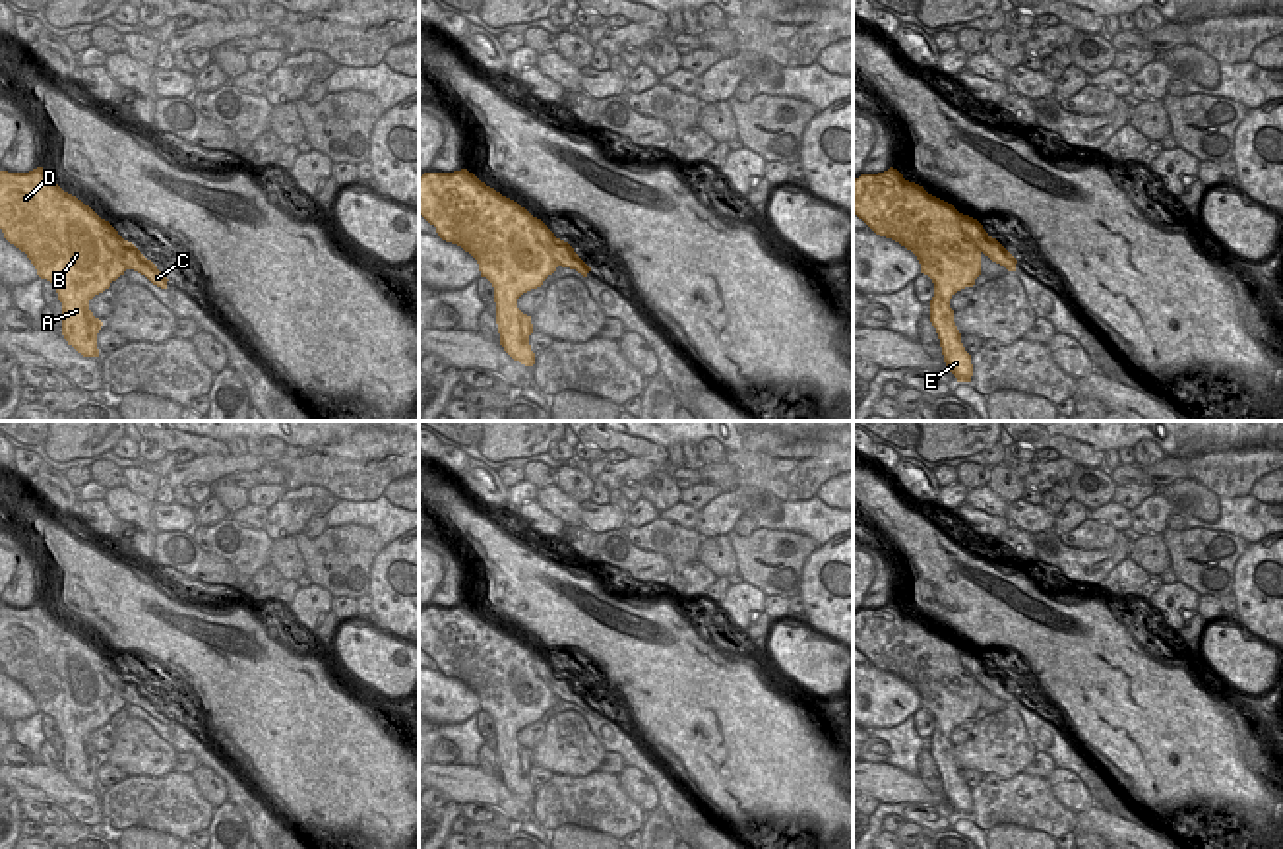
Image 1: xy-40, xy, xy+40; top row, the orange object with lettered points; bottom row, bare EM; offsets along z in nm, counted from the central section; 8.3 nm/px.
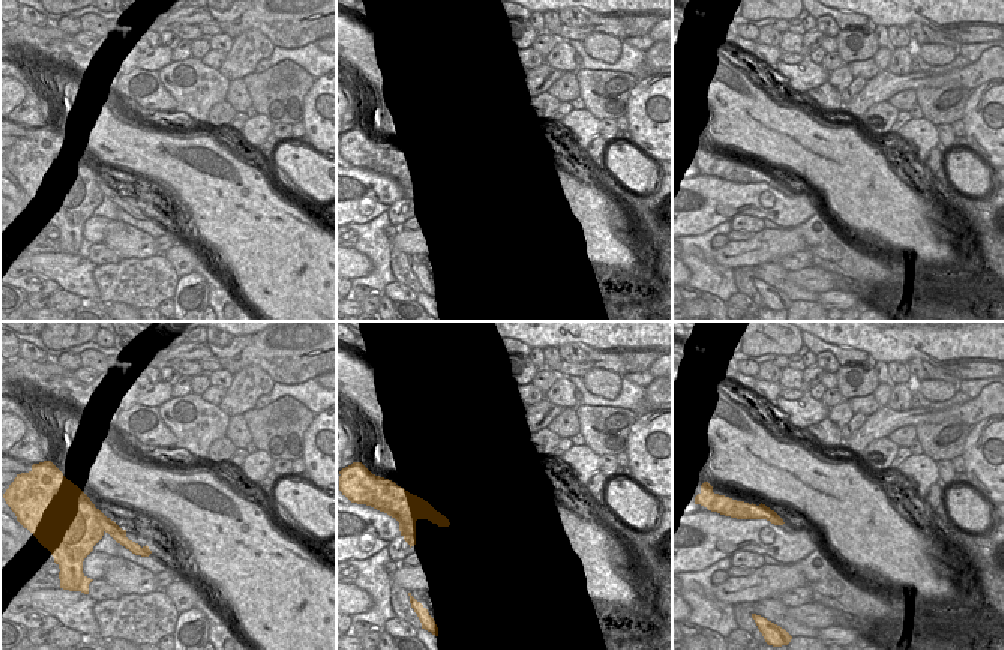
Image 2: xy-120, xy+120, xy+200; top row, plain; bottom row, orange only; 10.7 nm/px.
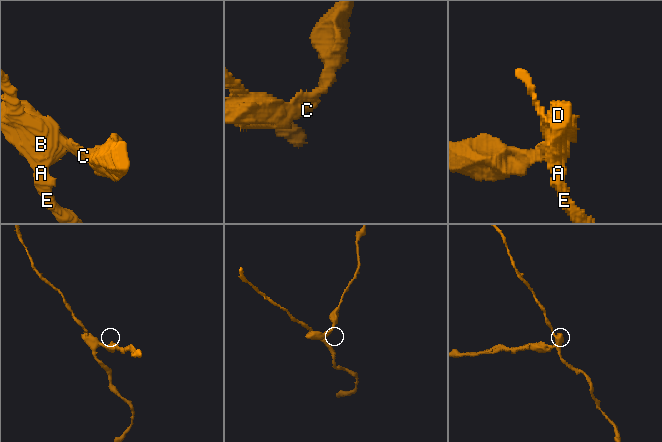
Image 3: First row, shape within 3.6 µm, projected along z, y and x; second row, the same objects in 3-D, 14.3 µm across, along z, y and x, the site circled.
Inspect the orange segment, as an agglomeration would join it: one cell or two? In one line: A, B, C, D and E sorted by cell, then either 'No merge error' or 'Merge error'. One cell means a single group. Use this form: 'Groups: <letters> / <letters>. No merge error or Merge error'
Groups: A B D E / C. Merge error.

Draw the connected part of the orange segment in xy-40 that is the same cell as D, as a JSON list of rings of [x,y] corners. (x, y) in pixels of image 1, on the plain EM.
[[[37,601],[29,607],[0,605],[0,663],[4,673],[27,688],[41,713],[56,721],[62,737],[62,770],[83,791],[99,791],[97,768],[103,760],[89,735],[128,704],[103,675],[103,653],[81,634],[64,626]]]

